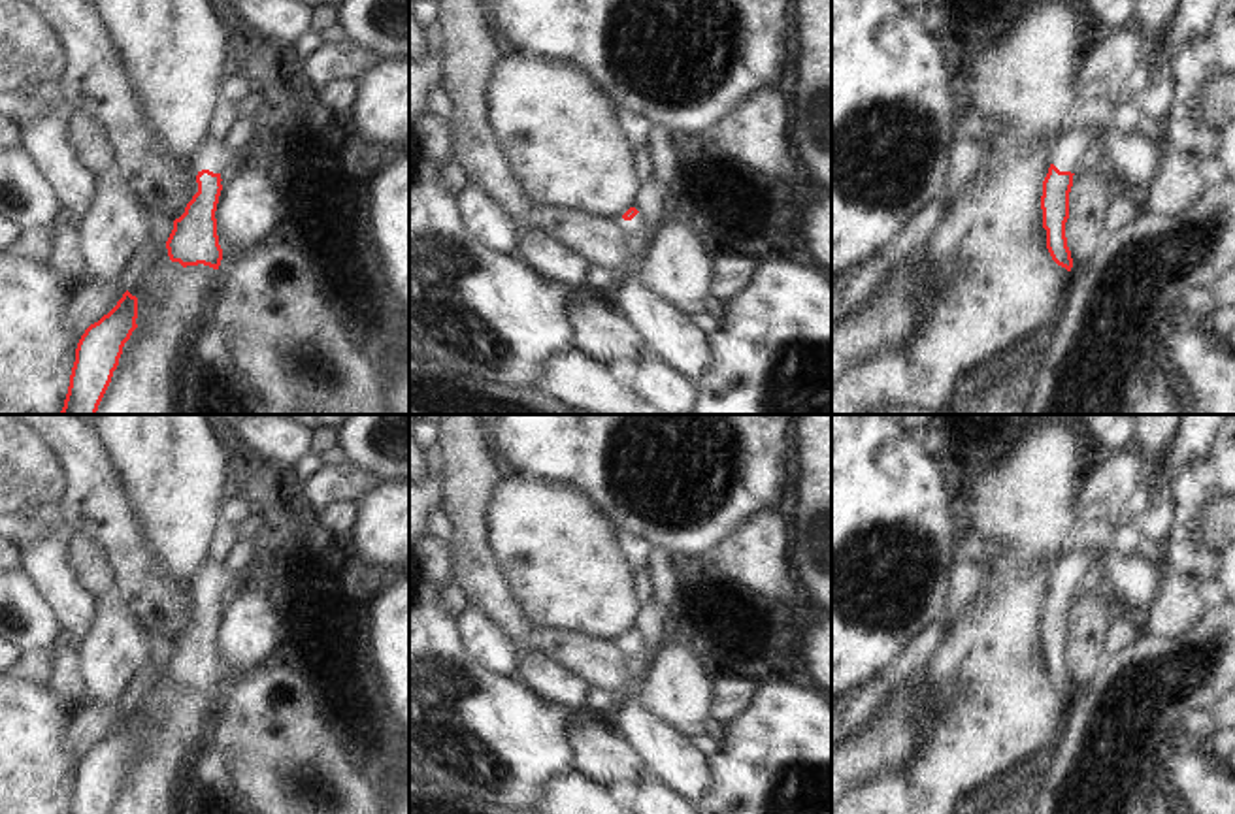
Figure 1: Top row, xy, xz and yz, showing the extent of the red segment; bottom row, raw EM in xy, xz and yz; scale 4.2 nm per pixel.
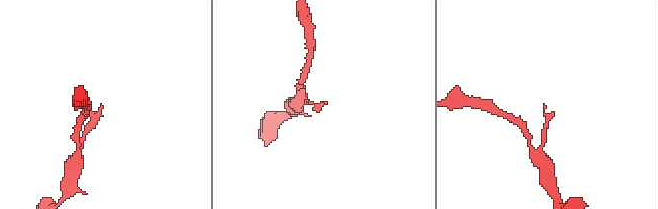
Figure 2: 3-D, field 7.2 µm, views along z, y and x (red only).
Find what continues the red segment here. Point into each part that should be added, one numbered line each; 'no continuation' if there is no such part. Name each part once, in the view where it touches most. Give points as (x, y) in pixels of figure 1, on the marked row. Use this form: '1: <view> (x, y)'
1: yz (1139, 159)

